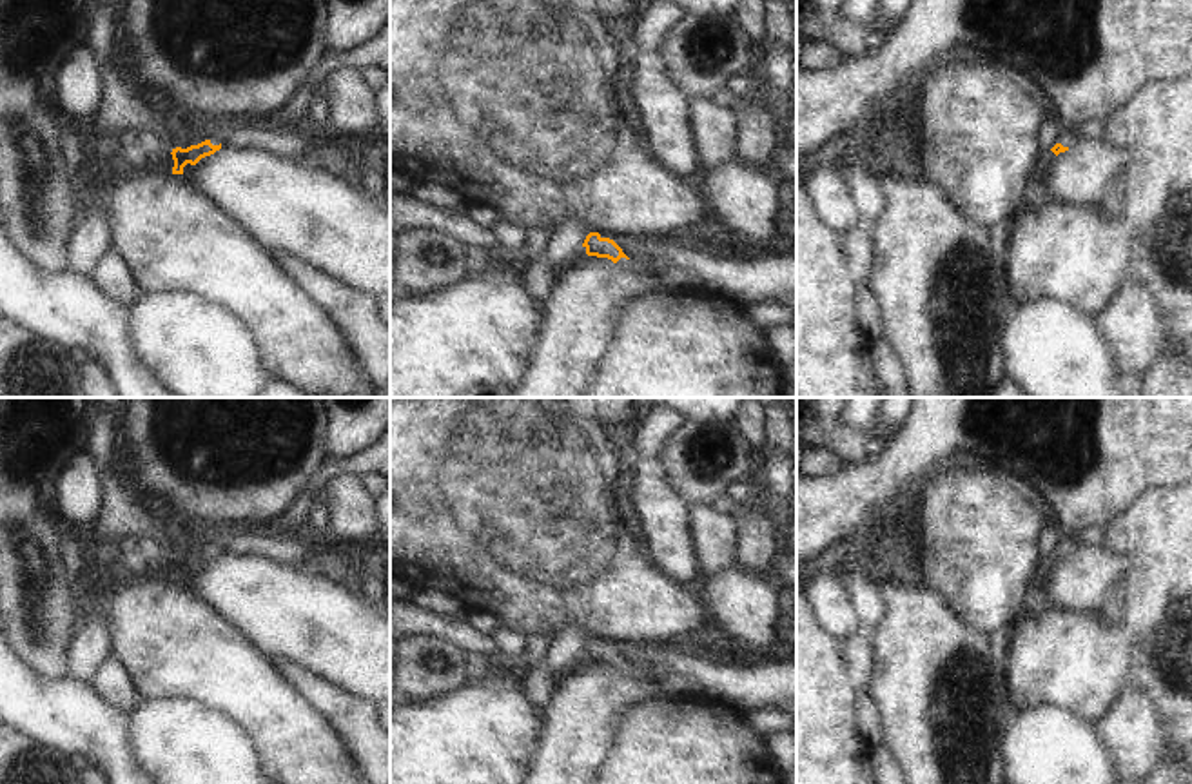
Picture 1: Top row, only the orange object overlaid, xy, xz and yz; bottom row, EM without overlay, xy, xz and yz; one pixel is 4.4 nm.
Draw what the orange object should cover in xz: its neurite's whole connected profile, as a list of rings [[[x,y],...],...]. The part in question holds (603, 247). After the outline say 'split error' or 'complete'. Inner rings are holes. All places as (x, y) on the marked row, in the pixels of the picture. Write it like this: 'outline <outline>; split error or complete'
outline [[[590,232],[582,243],[588,256],[608,258],[622,270],[630,270],[637,276],[644,276],[644,267],[631,261],[622,249],[610,238],[602,238],[599,232]]]; split error

